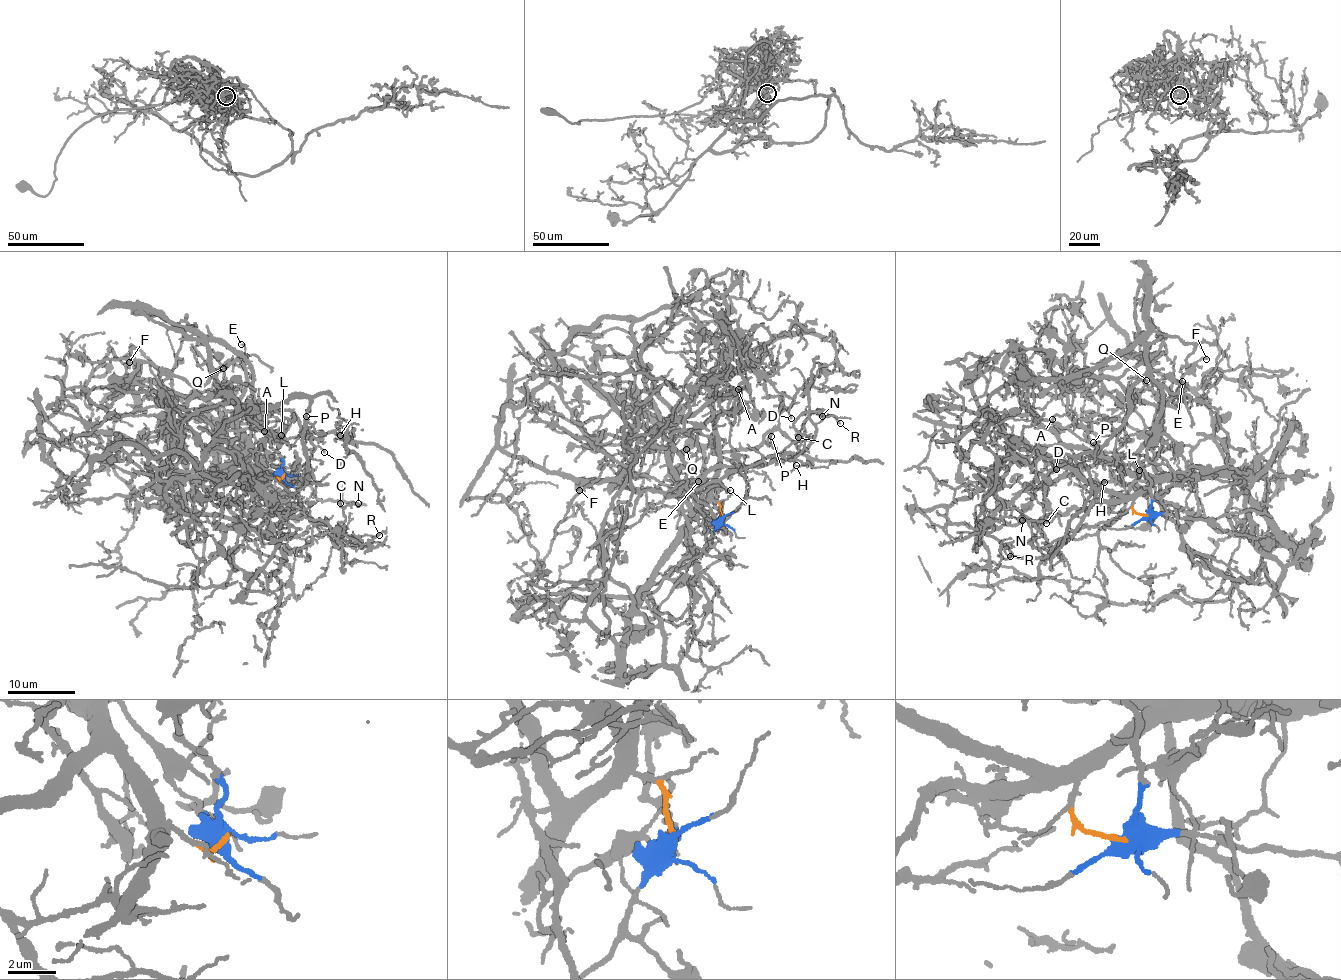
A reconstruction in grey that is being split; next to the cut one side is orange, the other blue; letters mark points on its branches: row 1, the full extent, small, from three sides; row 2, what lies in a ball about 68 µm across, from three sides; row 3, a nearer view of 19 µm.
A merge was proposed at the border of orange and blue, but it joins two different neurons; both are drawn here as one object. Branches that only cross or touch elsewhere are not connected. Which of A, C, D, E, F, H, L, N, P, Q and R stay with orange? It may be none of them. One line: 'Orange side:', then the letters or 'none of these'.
Orange side: C, N, R

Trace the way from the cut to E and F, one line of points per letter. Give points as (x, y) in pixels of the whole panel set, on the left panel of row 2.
E: (284, 475), (283, 456), (242, 406), (246, 357), (241, 344)
F: (284, 475), (283, 456), (233, 403), (215, 391), (191, 391), (185, 395), (138, 385), (125, 369), (128, 362)

